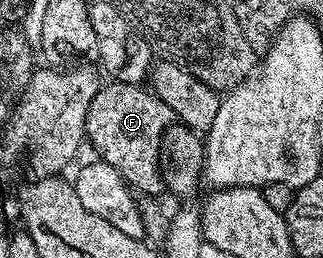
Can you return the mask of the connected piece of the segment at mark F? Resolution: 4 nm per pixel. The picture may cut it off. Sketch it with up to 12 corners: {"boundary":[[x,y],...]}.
{"boundary":[[100,85],[85,138],[140,195],[164,193],[170,108]]}

